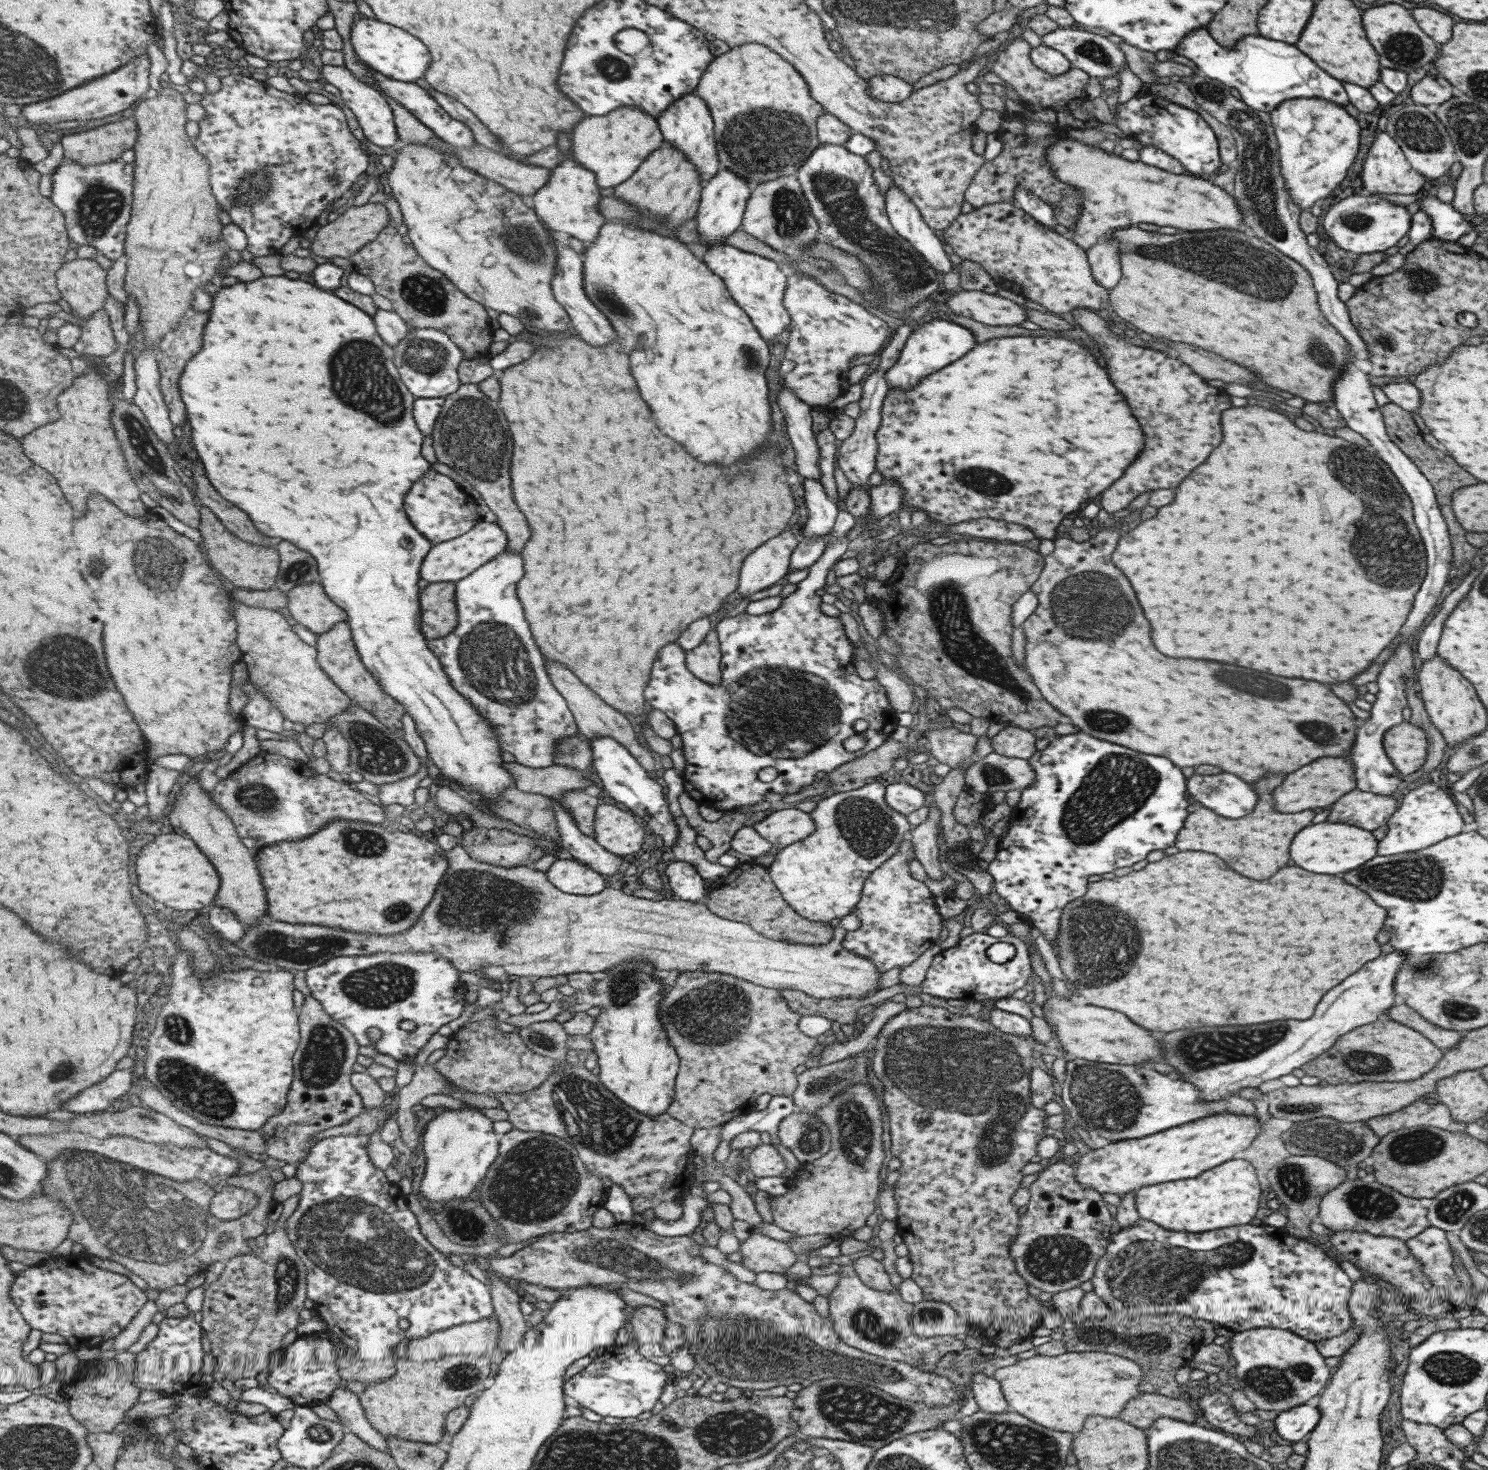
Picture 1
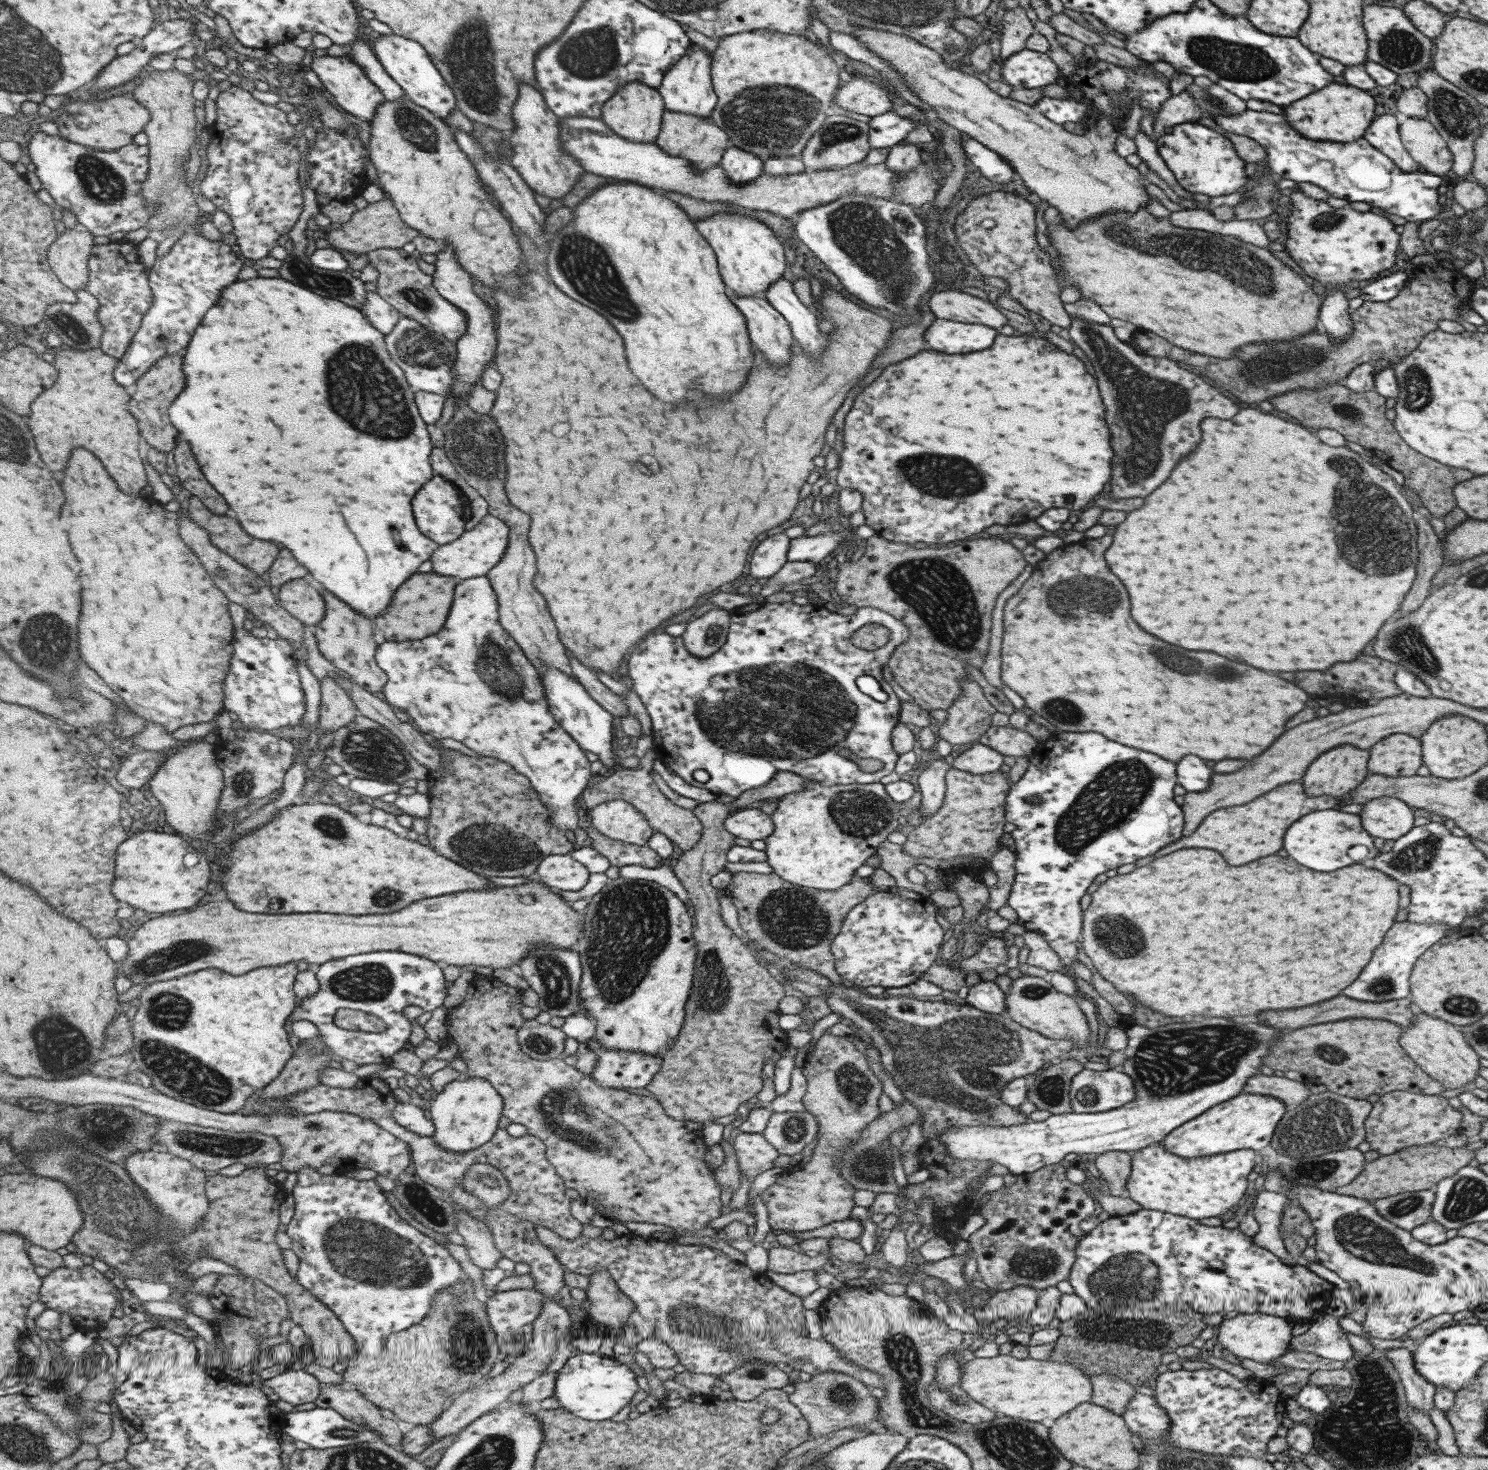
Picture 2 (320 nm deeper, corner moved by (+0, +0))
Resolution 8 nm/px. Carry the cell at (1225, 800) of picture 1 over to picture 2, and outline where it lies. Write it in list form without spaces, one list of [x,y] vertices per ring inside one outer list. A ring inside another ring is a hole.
[[[1187,754],[1175,764],[1176,784],[1181,785],[1186,792],[1201,792],[1209,784],[1209,768],[1201,758]]]

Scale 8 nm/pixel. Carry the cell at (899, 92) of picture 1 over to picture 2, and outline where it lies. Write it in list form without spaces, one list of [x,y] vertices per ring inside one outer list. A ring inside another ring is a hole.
[[[853,74],[851,80],[840,86],[832,98],[832,102],[837,104],[845,112],[855,112],[863,116],[874,117],[891,110],[892,94],[877,81],[871,80],[864,76]]]

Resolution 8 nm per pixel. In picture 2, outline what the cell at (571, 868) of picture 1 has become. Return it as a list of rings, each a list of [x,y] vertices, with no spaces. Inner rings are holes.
[[[569,854],[546,856],[536,871],[541,883],[559,890],[579,890],[589,878],[585,866]]]

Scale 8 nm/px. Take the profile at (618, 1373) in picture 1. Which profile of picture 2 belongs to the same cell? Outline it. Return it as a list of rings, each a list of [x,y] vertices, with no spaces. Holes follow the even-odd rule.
[[[573,1353],[566,1360],[563,1368],[558,1371],[554,1396],[561,1406],[583,1420],[607,1421],[607,1418],[615,1416],[631,1400],[633,1393],[639,1389],[635,1383],[635,1376],[633,1371],[627,1370],[627,1366],[613,1361],[611,1357],[601,1356],[598,1353]]]

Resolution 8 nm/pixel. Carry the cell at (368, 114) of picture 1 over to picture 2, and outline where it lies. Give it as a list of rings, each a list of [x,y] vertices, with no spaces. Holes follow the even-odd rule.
[[[323,55],[315,58],[310,67],[320,78],[326,92],[342,109],[369,121],[378,114],[379,105],[386,100],[382,89],[375,84],[364,71],[364,68],[349,55]]]

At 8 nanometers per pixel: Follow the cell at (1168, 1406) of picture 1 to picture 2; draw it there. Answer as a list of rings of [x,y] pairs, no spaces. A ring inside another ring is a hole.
[[[1112,1372],[1088,1375],[1088,1379],[1091,1381],[1090,1402],[1118,1415],[1135,1394],[1133,1386]]]

